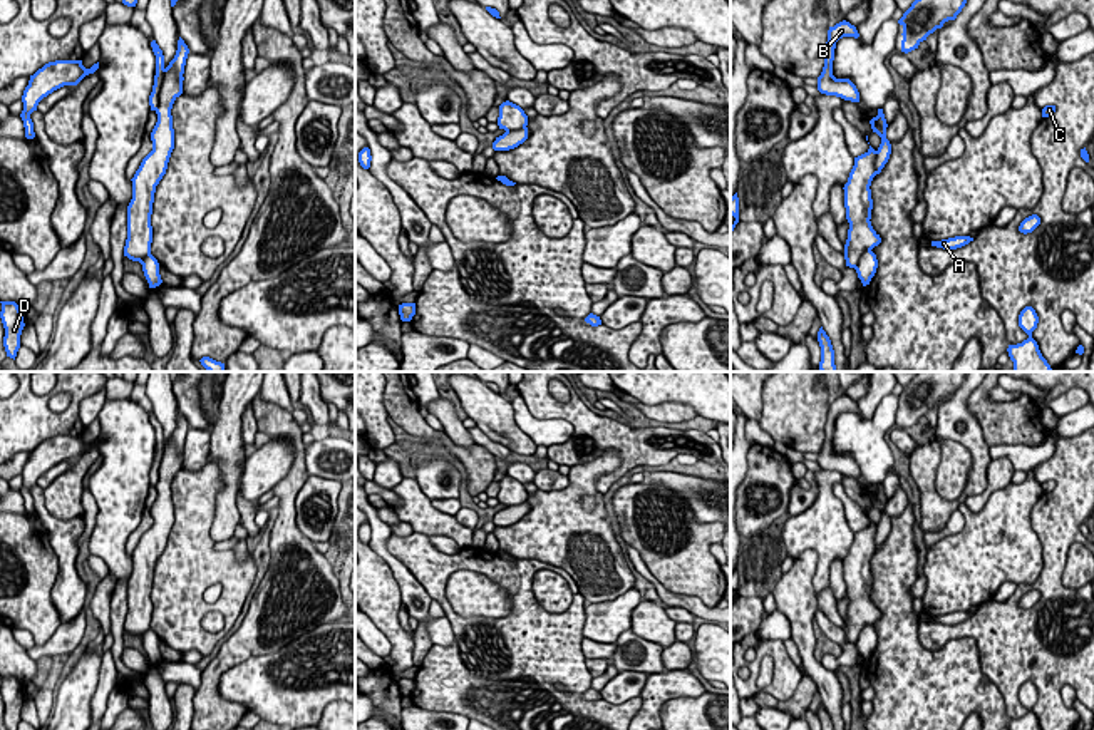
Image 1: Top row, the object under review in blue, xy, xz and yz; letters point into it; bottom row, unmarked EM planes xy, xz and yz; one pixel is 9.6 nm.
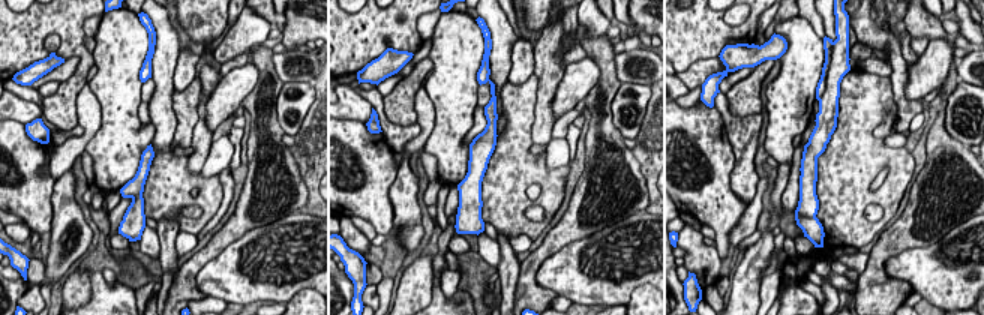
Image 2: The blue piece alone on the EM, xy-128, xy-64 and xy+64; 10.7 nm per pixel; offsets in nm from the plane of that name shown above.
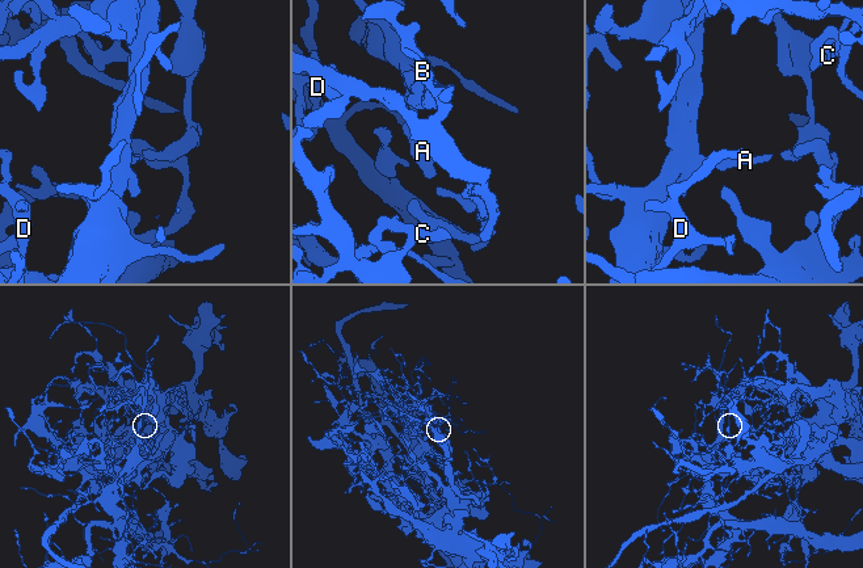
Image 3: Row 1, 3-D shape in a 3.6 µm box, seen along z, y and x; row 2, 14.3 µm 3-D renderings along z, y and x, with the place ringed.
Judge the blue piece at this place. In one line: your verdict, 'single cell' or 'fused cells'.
fused cells

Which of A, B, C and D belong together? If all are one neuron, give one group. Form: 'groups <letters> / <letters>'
groups A D / B C

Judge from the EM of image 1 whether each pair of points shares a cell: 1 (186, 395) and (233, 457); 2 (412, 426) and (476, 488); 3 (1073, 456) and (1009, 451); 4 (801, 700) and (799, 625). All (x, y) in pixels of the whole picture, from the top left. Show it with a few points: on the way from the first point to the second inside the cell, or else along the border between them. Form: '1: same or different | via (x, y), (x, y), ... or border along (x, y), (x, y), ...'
1: different | border along (213, 424), (210, 432)
2: same | via (433, 436), (448, 442), (474, 467)
3: different | border along (1076, 434), (1061, 439), (1056, 451), (1034, 469)
4: different | border along (806, 673), (818, 687)

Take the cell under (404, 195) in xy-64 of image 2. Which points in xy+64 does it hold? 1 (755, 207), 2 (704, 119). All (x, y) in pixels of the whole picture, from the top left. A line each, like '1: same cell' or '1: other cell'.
1: other cell
2: other cell

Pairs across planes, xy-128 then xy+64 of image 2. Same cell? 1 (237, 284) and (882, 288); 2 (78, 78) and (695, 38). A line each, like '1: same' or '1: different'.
1: different
2: same

